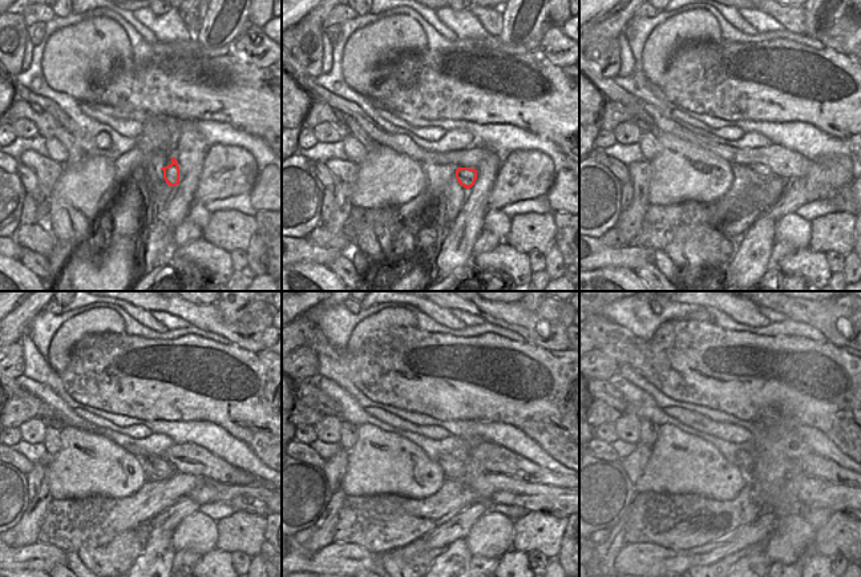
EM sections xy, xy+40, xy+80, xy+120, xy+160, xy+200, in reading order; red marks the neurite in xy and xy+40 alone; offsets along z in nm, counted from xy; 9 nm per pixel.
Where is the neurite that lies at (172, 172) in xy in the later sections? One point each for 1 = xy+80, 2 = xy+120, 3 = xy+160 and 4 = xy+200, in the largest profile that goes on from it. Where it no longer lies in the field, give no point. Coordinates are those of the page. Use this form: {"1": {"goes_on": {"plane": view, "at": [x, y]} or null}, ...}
{"1": {"goes_on": {"plane": "xy+80", "at": [760, 174]}}, "2": {"goes_on": {"plane": "xy+120", "at": [157, 468]}}, "3": {"goes_on": {"plane": "xy+160", "at": [453, 467]}}, "4": {"goes_on": {"plane": "xy+200", "at": [743, 460]}}}

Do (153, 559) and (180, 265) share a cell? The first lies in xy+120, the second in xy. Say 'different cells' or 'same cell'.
different cells

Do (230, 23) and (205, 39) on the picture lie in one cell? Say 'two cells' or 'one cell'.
one cell

